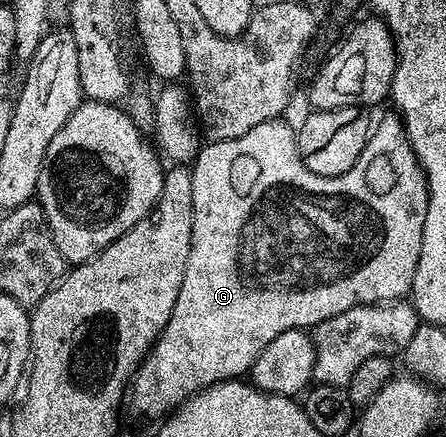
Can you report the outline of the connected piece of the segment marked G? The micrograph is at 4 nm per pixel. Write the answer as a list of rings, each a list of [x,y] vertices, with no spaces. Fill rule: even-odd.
[[[397,113],[390,115],[382,123],[373,127],[366,140],[364,152],[339,178],[315,178],[308,172],[298,155],[298,139],[295,131],[290,130],[286,120],[275,120],[256,124],[252,132],[244,132],[244,136],[236,136],[236,140],[223,142],[206,142],[197,151],[190,172],[192,176],[192,208],[194,209],[194,231],[192,232],[192,248],[188,256],[188,268],[184,272],[184,284],[180,284],[180,296],[176,296],[176,308],[172,308],[172,316],[162,329],[162,334],[156,341],[146,359],[142,363],[132,383],[132,398],[134,406],[146,418],[165,419],[174,413],[187,398],[200,393],[217,382],[229,382],[243,377],[252,368],[256,356],[280,332],[301,330],[319,326],[324,320],[336,316],[340,312],[348,312],[348,308],[357,306],[373,306],[384,302],[402,300],[410,293],[410,285],[416,276],[416,264],[422,251],[424,236],[424,220],[428,212],[428,188],[426,173],[418,163],[418,158],[412,152],[410,141],[406,139],[406,129],[402,127],[402,119]]]

